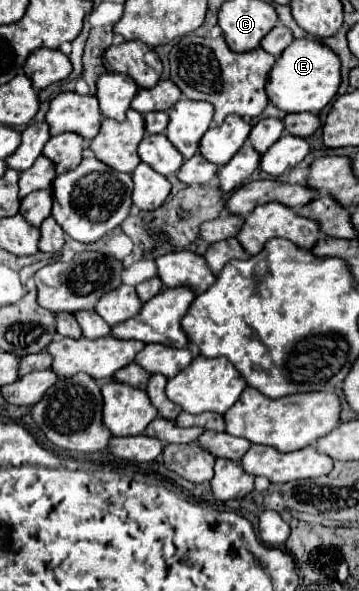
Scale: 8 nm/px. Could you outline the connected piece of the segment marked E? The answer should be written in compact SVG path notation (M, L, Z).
M296 39L284 49L284 53L278 57L276 65L268 75L266 83L268 99L286 113L298 113L298 111L320 113L338 93L338 87L342 83L340 67L342 67L340 57L322 41Z

